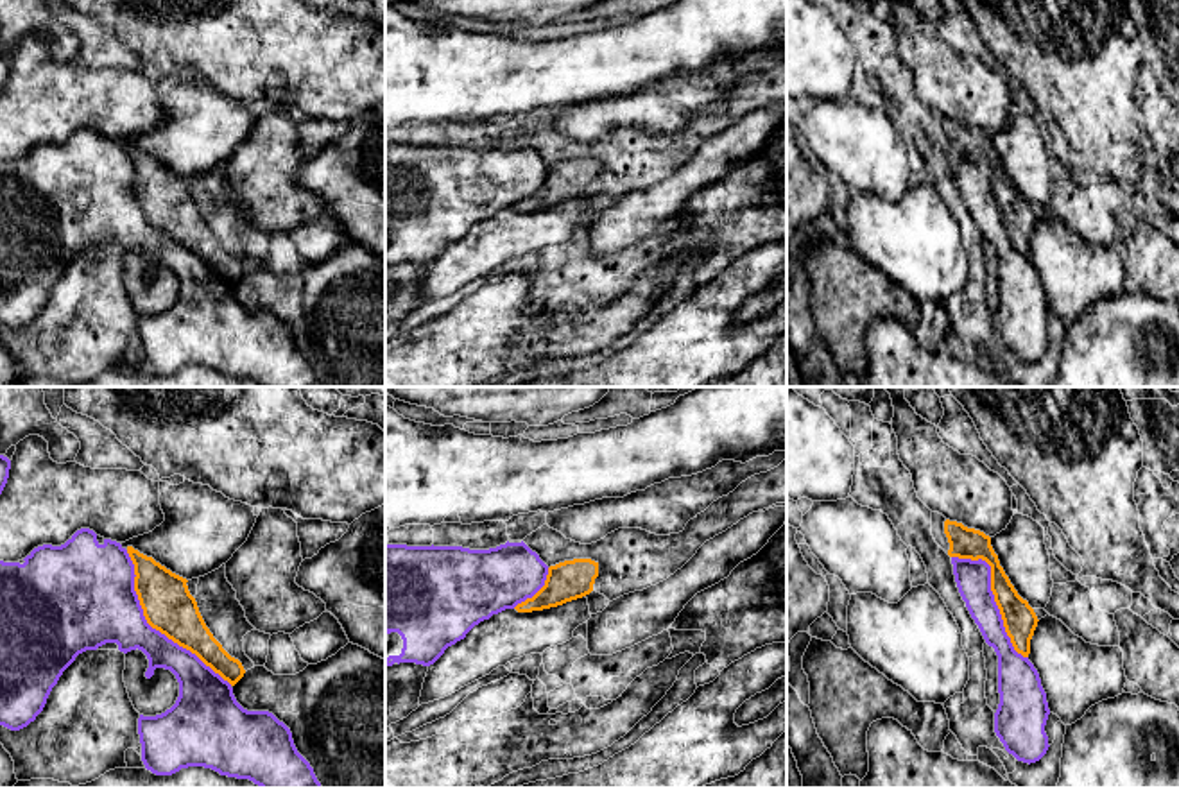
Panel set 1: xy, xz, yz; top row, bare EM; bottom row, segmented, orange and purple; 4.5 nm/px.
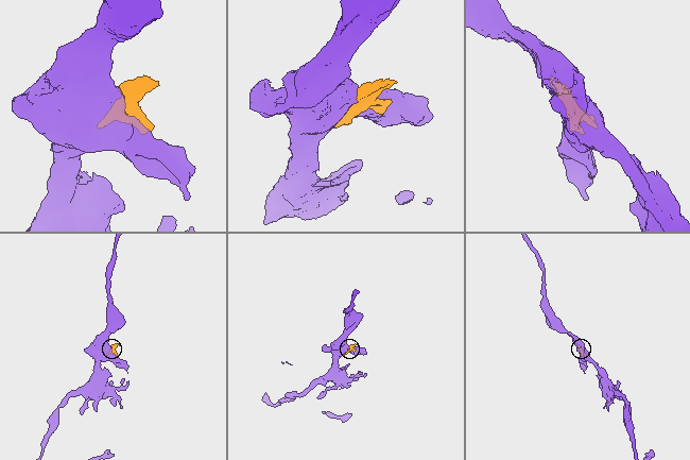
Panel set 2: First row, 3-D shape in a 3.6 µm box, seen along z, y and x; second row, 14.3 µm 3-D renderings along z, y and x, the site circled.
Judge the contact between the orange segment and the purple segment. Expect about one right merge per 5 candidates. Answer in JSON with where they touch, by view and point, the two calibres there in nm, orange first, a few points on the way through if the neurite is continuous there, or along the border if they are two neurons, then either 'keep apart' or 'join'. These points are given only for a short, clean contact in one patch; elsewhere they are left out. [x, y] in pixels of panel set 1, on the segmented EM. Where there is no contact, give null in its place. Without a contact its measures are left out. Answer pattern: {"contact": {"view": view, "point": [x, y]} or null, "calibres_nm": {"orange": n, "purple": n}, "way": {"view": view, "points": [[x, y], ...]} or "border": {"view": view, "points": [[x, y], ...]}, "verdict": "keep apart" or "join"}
{"contact": {"view": "xy", "point": [154, 627]}, "calibres_nm": {"orange": 220, "purple": 320}, "verdict": "keep apart"}

